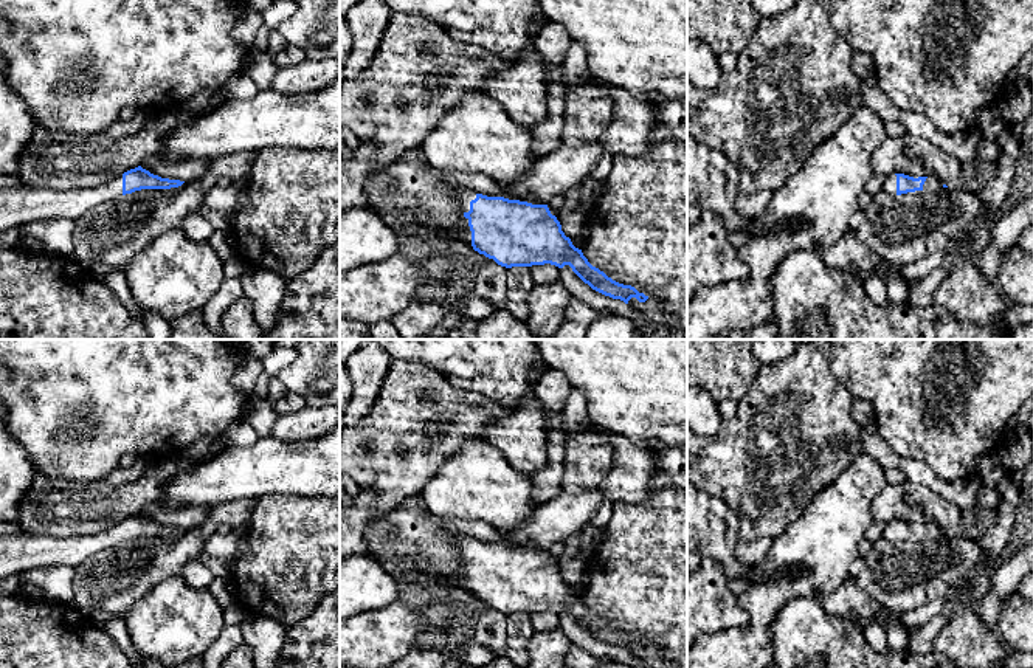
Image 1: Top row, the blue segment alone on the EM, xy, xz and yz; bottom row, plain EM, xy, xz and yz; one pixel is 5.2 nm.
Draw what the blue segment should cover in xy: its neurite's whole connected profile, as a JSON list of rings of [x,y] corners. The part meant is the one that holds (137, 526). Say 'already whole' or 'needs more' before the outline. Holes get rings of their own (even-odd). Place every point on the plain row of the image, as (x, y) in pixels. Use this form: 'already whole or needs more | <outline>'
needs more | [[[141,513],[96,535],[51,536],[17,532],[0,538],[0,580],[39,567],[74,567],[88,556],[141,536],[171,536],[185,529],[161,525]]]

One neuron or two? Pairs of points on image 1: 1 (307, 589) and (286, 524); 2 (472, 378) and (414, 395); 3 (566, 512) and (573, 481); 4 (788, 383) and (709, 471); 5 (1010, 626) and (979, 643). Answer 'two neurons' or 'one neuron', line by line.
1: one neuron
2: two neurons
3: two neurons
4: one neuron
5: two neurons

